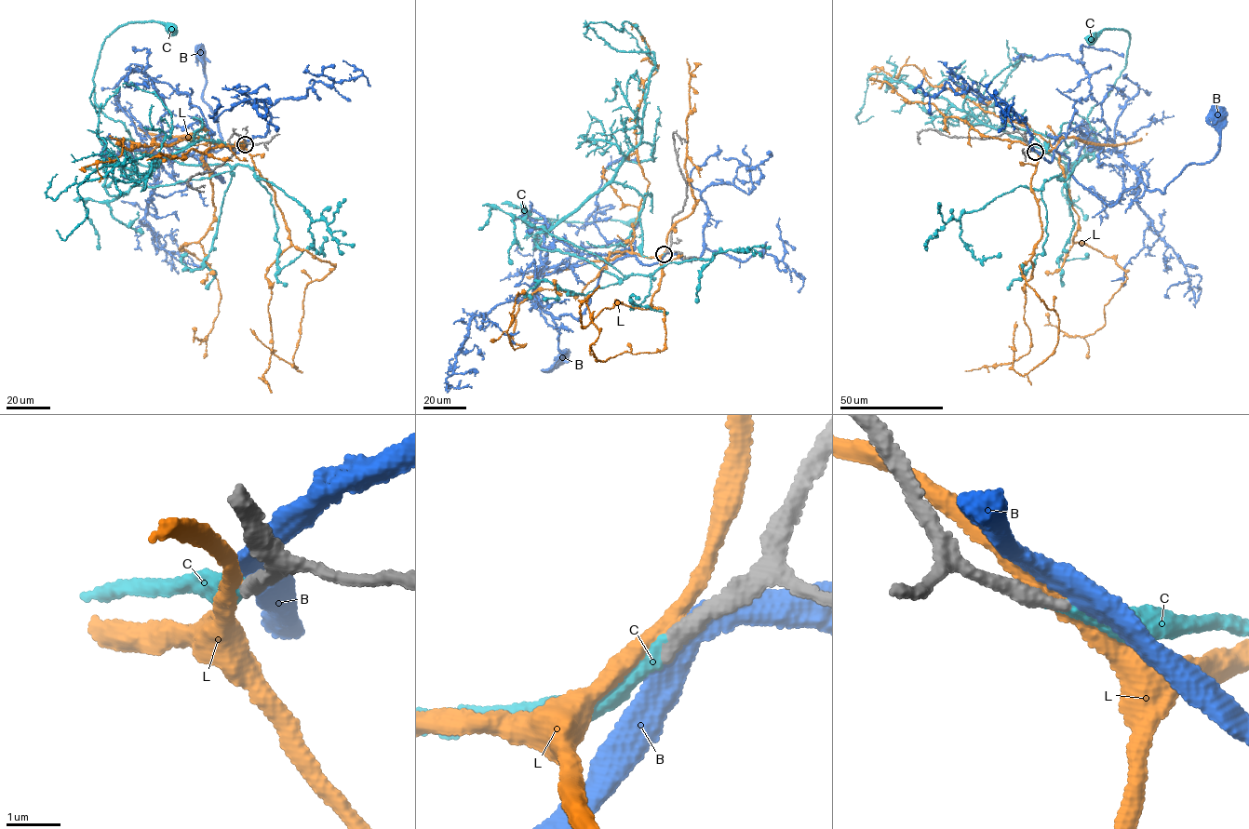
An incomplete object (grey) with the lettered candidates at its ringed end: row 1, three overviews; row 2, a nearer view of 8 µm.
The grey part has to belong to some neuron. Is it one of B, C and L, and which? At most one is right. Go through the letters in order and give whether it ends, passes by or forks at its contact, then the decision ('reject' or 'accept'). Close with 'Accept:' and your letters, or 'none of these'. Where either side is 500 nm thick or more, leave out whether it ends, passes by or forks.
B: it passes by; reject
C: it ends there; accept
L: it passes by; reject
Accept: C

